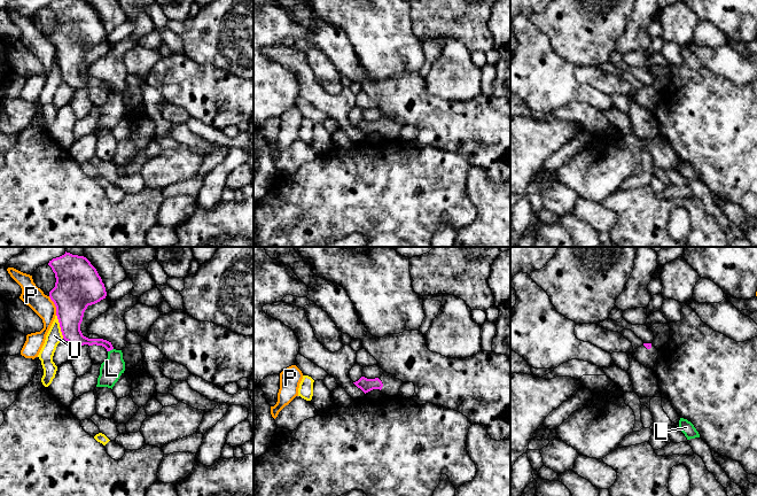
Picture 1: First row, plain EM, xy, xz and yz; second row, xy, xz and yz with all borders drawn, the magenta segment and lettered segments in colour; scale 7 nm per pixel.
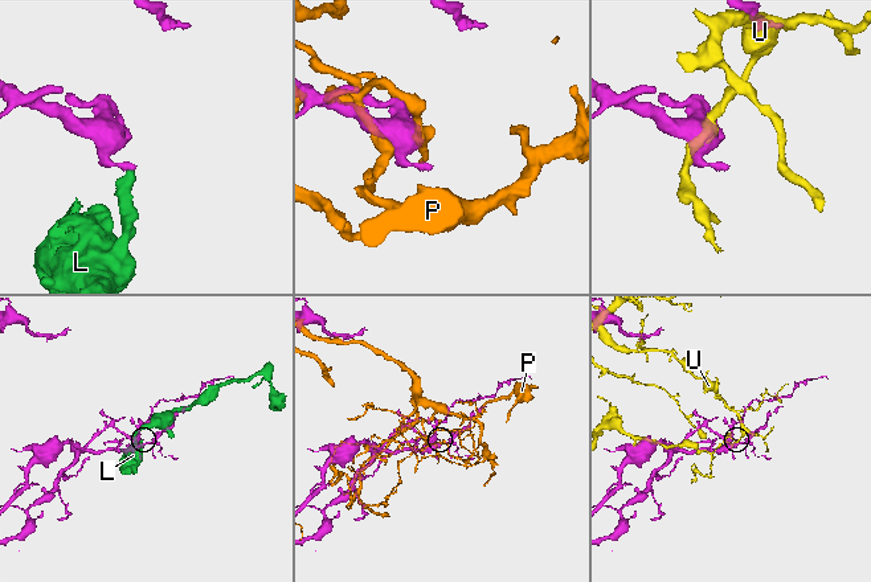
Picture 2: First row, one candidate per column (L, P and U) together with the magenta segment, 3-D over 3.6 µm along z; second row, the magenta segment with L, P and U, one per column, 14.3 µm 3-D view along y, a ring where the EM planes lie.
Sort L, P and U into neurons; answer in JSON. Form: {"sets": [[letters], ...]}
{"sets": [["L"], ["P"], ["U"]]}

